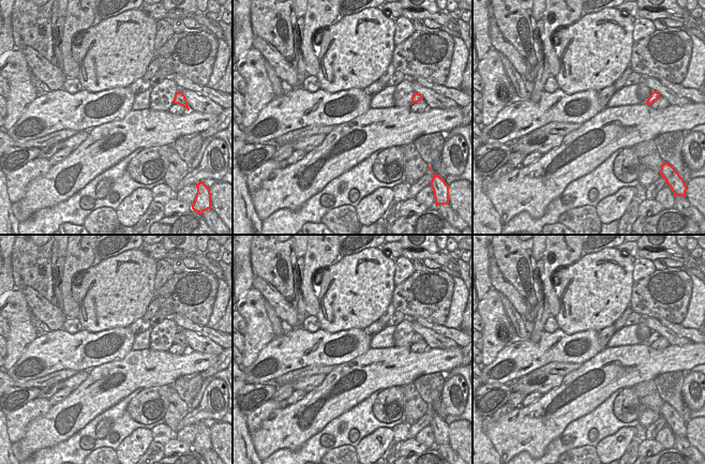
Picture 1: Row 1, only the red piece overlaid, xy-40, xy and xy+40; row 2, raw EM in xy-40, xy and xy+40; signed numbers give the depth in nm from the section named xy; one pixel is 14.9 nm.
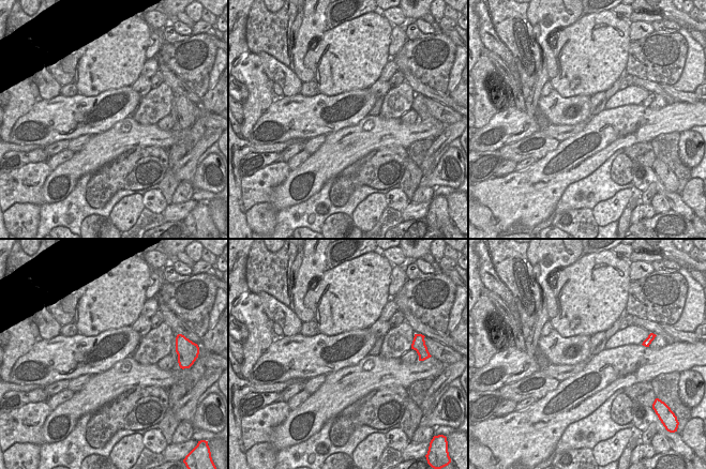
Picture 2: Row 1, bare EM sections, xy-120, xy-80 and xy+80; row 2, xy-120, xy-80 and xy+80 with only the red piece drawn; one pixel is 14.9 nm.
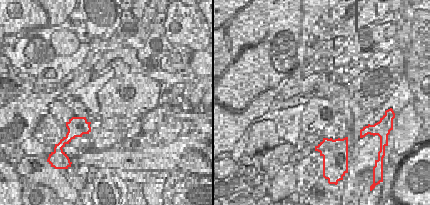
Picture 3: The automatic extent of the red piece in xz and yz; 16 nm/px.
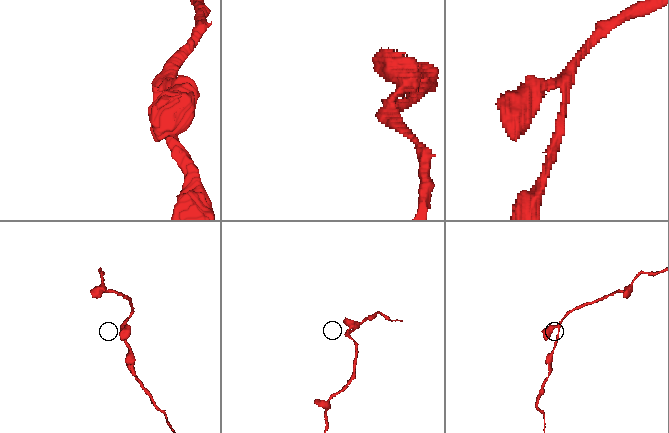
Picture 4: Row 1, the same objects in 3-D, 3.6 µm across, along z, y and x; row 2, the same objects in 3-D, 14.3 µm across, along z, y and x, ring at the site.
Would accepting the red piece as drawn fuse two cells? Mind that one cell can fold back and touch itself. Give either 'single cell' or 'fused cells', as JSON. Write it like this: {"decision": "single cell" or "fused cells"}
{"decision": "single cell"}

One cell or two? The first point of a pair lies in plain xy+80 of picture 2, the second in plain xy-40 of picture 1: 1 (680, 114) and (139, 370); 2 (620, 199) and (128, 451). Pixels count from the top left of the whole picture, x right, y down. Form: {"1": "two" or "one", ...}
{"1": "one", "2": "one"}

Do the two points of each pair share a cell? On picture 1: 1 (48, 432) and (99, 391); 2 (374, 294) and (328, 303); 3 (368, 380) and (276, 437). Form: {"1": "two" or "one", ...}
{"1": "one", "2": "one", "3": "one"}

